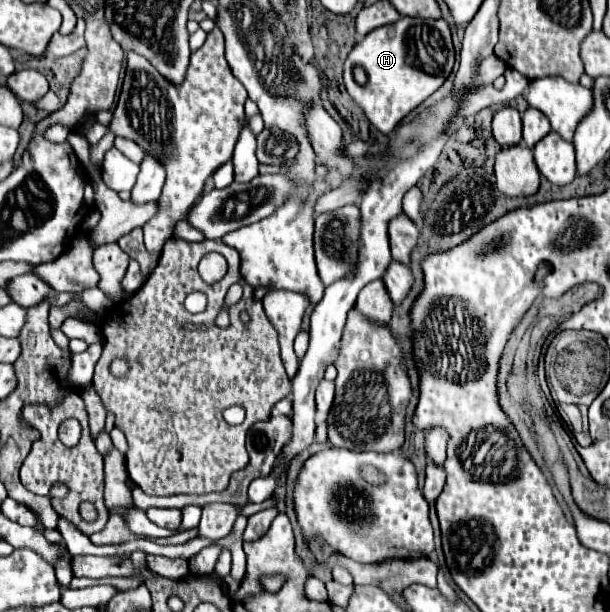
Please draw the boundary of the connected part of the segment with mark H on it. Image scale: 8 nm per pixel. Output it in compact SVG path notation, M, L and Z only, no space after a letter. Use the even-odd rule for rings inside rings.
M400 17L396 23L378 27L374 31L370 31L358 45L354 45L354 49L350 51L346 65L344 65L344 83L346 89L350 93L350 97L364 109L366 117L370 119L370 123L382 131L384 135L392 133L396 129L396 125L408 115L412 113L420 103L424 103L450 75L454 65L454 49L452 49L452 37L450 37L450 27L444 19L420 19L420 17ZM412 35L412 43L414 47L424 47L424 57L428 53L442 53L440 59L434 61L418 61L418 55L412 61L410 55L410 41ZM424 65L432 65L438 71L436 73L426 73ZM352 67L364 67L368 81L366 85L358 85L352 77Z

